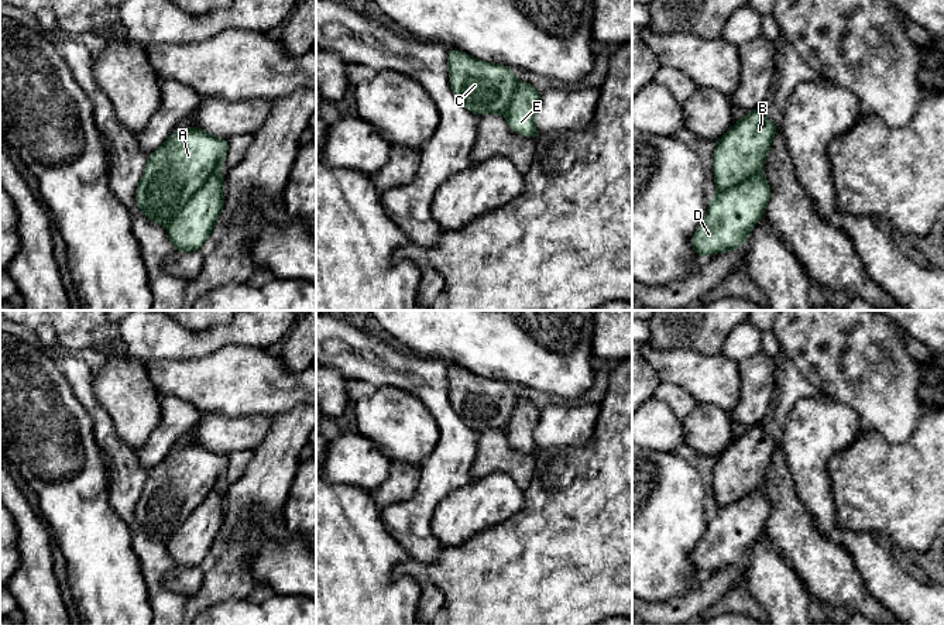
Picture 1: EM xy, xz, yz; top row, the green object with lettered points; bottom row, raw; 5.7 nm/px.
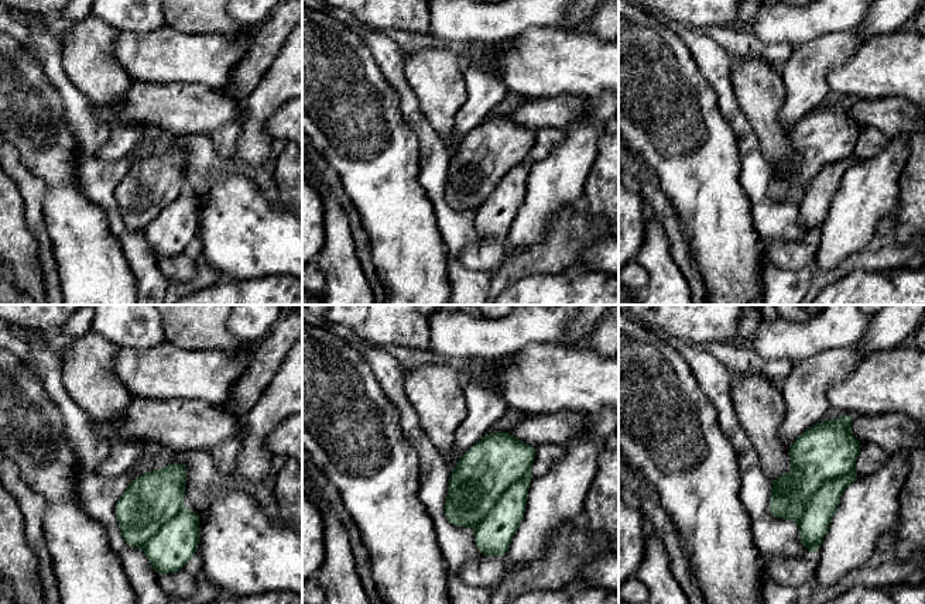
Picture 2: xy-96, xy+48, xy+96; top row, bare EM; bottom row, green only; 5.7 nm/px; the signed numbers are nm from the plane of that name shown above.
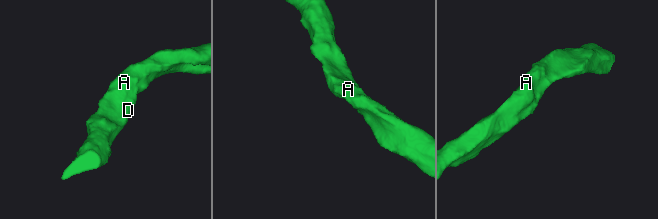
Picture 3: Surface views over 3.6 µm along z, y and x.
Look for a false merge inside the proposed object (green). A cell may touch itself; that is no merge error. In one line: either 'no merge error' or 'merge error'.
no merge error

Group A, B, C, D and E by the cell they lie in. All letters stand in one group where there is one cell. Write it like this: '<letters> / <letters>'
A B C D E

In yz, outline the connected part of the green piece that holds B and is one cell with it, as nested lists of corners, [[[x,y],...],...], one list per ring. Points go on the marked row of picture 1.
[[[756,109],[715,141],[713,169],[718,193],[690,240],[698,258],[738,248],[763,216],[770,186],[759,171],[776,131],[777,126]]]

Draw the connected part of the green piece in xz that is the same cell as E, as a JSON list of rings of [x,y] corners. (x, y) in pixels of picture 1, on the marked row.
[[[447,51],[449,82],[453,95],[476,114],[504,114],[508,127],[528,138],[539,131],[533,116],[540,93],[526,82],[514,78],[512,68],[494,62],[477,61],[457,51]]]

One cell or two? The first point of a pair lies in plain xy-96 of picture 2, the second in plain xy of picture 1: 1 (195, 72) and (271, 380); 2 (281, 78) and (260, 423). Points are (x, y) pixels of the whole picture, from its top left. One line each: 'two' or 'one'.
1: one
2: two

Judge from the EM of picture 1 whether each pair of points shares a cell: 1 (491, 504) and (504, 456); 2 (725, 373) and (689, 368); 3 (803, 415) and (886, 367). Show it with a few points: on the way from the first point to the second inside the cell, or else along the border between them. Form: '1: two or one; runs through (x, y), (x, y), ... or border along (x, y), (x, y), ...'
1: two; border along (474, 478), (504, 471), (524, 491)
2: one; runs through (717, 373), (697, 373)
3: two; border along (820, 391), (845, 404), (858, 418)

